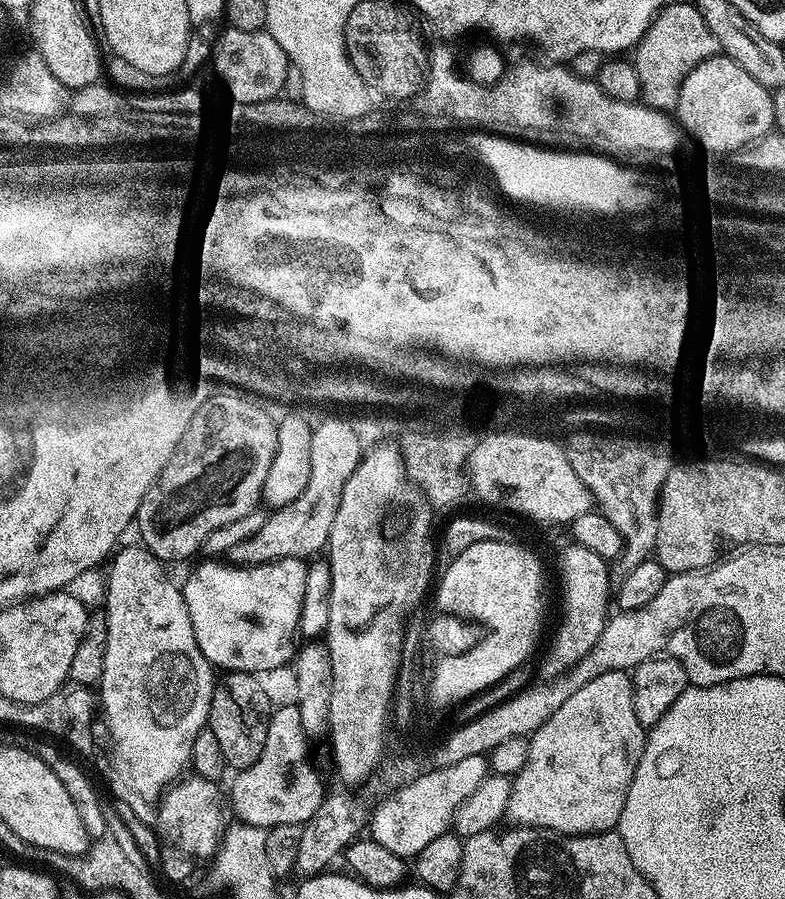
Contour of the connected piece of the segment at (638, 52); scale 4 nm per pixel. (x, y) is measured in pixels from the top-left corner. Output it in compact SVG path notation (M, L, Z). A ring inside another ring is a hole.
M673 2L670 6L661 8L634 49L634 65L643 103L660 112L671 113L680 97L682 82L690 70L719 52L718 38L710 34L710 26L706 26L695 3Z

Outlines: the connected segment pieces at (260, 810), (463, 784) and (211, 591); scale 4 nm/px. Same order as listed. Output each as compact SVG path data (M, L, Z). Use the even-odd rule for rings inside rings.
M295 703L284 704L275 709L266 734L266 746L258 754L258 762L235 773L236 781L230 792L230 806L236 810L243 823L263 828L287 824L307 824L314 810L322 806L326 795L324 780L308 757L309 733L304 731L300 709Z
M483 756L466 758L458 766L432 768L429 773L417 775L416 779L403 785L384 801L371 815L370 836L377 840L390 854L405 858L414 858L434 838L449 832L455 825L460 808L489 775L490 764Z
M286 558L285 560L276 560L273 564L253 564L251 566L233 566L228 562L204 562L200 564L188 576L188 581L183 581L182 591L186 610L190 614L190 622L194 626L194 638L198 642L198 650L204 655L204 659L212 665L213 669L229 672L251 672L261 674L260 672L272 672L275 668L280 668L284 663L291 661L294 656L292 643L298 640L299 614L302 610L302 598L306 587L306 574L308 573L308 564L303 560Z

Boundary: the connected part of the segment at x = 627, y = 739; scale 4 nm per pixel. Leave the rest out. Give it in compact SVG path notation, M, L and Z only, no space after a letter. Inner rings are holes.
M611 672L610 674L598 674L582 690L574 690L554 714L543 724L537 732L532 733L528 740L528 757L526 766L512 780L512 802L508 805L508 816L517 825L525 828L545 828L551 832L563 832L566 836L590 836L593 832L613 831L620 823L622 806L626 806L626 794L630 790L630 782L634 778L634 770L644 753L644 742L646 739L646 729L638 722L638 714L634 714L634 690L632 689L632 677L628 672Z

